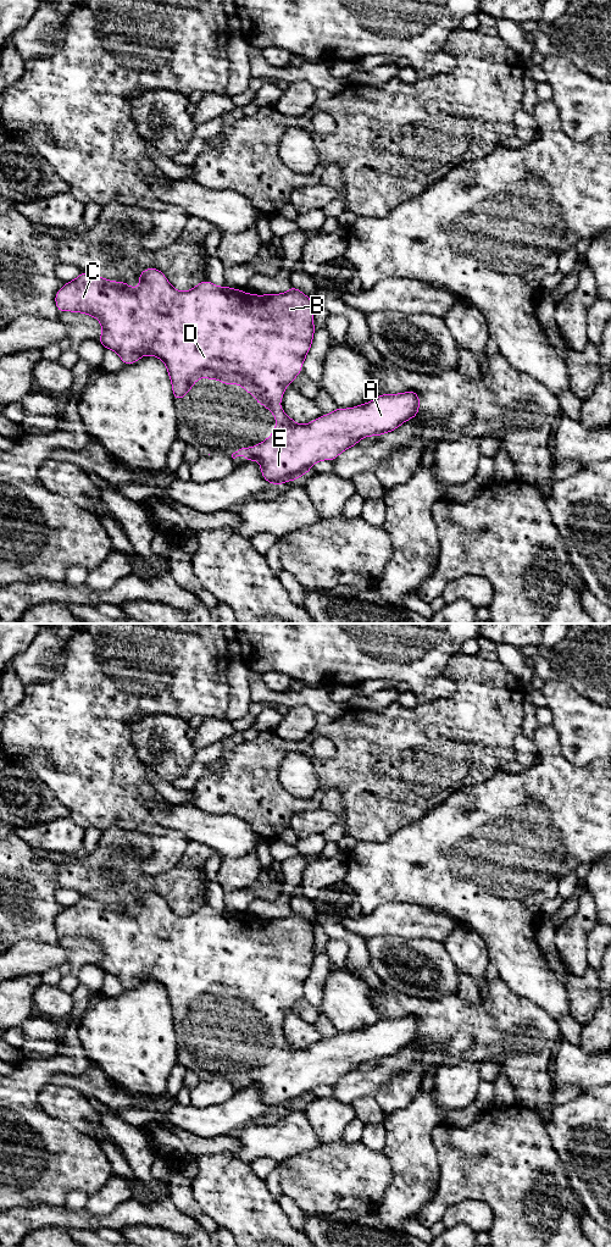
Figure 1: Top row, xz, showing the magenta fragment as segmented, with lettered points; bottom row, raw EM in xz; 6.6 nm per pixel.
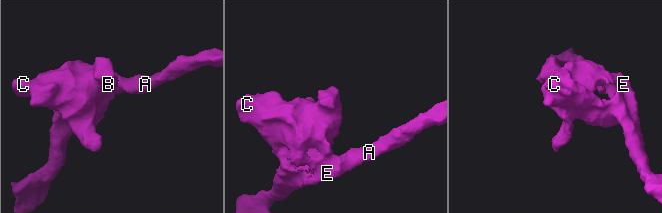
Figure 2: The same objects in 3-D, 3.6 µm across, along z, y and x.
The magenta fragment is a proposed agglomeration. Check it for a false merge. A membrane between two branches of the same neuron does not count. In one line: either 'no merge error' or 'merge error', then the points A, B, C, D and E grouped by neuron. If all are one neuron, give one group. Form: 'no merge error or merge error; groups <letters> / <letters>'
no merge error; groups A B C D E

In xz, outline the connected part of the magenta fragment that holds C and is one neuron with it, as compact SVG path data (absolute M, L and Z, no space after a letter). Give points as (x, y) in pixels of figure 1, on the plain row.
M146 893L139 899L140 910L130 913L124 907L113 907L82 897L78 903L66 908L55 920L60 937L84 937L98 943L102 952L99 966L104 972L116 976L124 990L138 986L143 980L154 980L161 983L172 1007L174 1024L183 1024L196 1004L204 1001L207 1004L221 1004L223 1009L240 1009L249 1019L256 1021L257 1029L263 1029L276 1040L276 1055L254 1073L238 1073L232 1082L245 1080L246 1086L257 1085L266 1105L272 1109L283 1109L295 1105L311 1091L321 1085L334 1085L345 1074L354 1071L367 1060L381 1060L391 1057L405 1046L418 1038L420 1024L416 1016L401 1019L383 1019L374 1025L350 1033L338 1032L317 1044L300 1049L295 1048L285 1036L280 1035L280 1024L284 1014L291 1009L295 1001L300 1001L312 963L313 963L313 931L304 918L291 911L283 919L254 920L229 911L217 911L210 905L199 908L188 916L176 915L165 899L157 893Z

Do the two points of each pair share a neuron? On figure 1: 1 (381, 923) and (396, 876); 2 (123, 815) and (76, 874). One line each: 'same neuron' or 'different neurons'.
1: different neurons
2: different neurons

